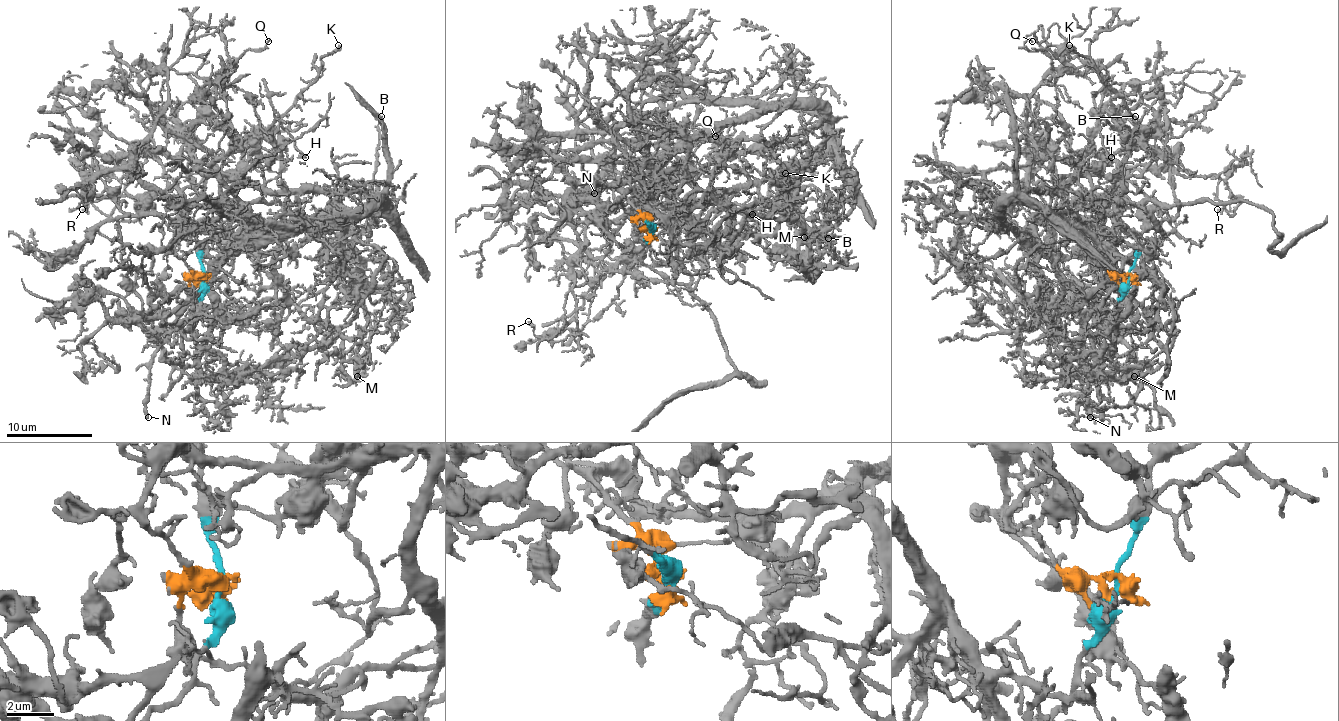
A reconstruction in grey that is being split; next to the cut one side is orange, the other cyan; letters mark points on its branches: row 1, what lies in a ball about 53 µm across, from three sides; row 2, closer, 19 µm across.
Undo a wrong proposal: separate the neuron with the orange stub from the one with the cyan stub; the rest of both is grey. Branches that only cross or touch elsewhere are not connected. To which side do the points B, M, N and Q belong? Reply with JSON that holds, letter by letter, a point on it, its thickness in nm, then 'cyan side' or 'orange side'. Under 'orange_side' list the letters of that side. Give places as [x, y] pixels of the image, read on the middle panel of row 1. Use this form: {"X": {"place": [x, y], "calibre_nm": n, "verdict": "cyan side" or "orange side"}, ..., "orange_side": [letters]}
{"B": {"place": [828, 238], "calibre_nm": 100, "verdict": "orange side"}, "M": {"place": [804, 237], "calibre_nm": 280, "verdict": "orange side"}, "N": {"place": [594, 193], "calibre_nm": 280, "verdict": "orange side"}, "Q": {"place": [715, 136], "calibre_nm": 130, "verdict": "orange side"}, "orange_side": ["B", "M", "N", "Q"]}

